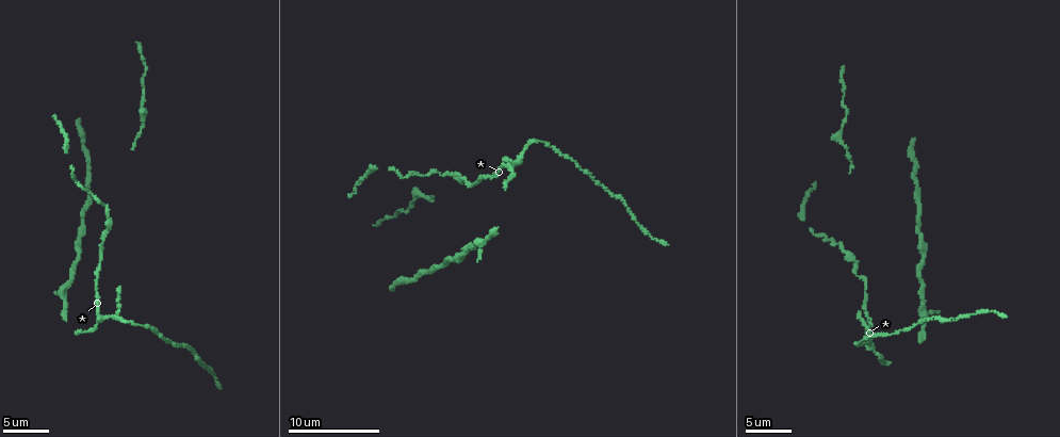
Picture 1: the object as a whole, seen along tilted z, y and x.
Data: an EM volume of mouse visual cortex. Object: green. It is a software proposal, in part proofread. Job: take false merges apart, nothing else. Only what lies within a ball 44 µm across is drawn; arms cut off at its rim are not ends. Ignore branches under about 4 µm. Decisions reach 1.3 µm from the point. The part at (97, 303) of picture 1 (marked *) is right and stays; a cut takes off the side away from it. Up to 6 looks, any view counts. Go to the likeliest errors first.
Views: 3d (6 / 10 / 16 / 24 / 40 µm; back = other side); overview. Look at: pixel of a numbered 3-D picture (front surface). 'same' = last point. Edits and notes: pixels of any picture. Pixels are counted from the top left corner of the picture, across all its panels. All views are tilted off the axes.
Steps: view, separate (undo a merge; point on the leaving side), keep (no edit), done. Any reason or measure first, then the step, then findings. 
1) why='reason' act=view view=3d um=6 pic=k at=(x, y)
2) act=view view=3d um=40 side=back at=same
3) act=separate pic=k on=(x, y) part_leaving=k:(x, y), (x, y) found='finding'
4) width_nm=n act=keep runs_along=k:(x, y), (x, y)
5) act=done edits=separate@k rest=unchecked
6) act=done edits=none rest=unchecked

why='calibre changes' act=view view=3d um=6 pic=1 at=(105, 215)

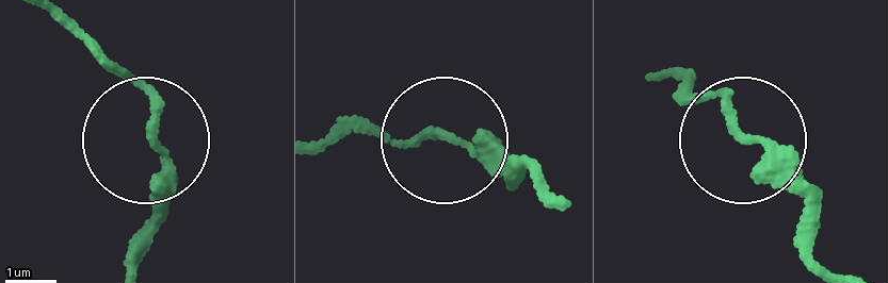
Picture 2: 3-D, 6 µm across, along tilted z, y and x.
act=view view=3d um=6 side=back pic=2 at=(743, 133)

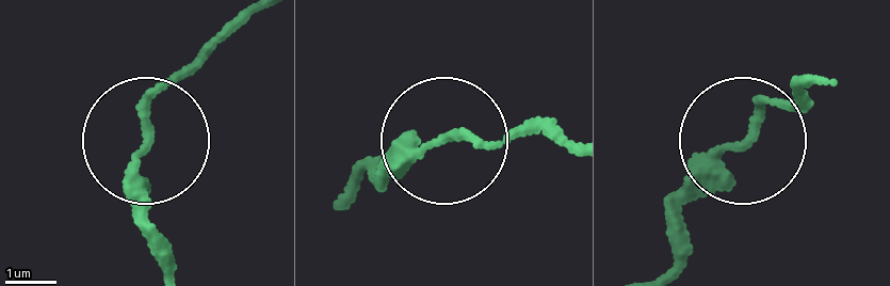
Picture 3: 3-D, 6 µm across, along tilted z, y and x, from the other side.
act=keep runs_along=3:(170, 261), (140, 192), (141, 128), (207, 40) found='one neuron here'

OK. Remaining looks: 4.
why='sudden change in width' act=view view=3d um=10 pic=1 at=(850, 169)

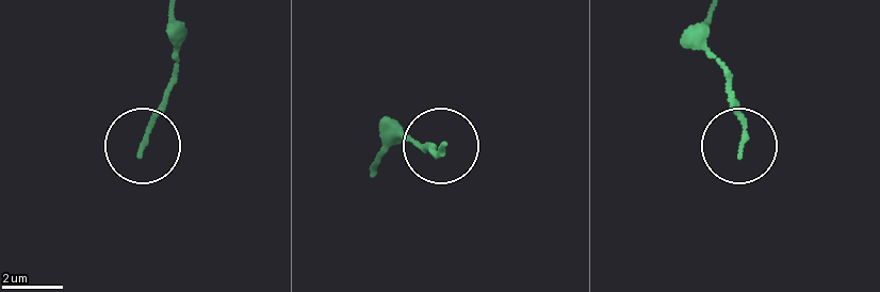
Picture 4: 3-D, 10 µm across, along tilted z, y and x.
act=keep found='one neuron here'

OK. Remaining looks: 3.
why='sudden change in width' act=view view=3d um=16 pic=1 at=(142, 102)

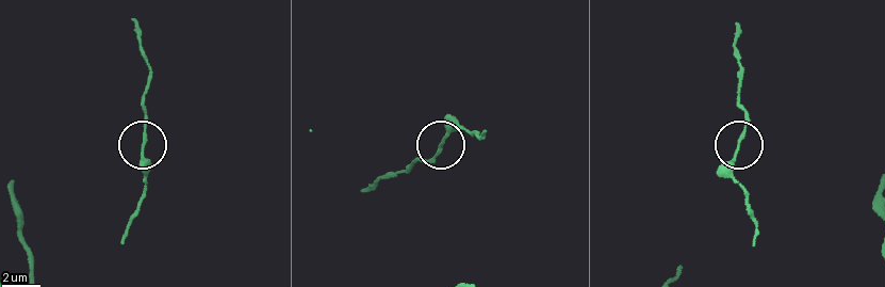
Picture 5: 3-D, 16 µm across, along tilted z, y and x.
act=keep found='continuous, no second neuron'

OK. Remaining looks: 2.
act=done edits=none rest=unchecked

